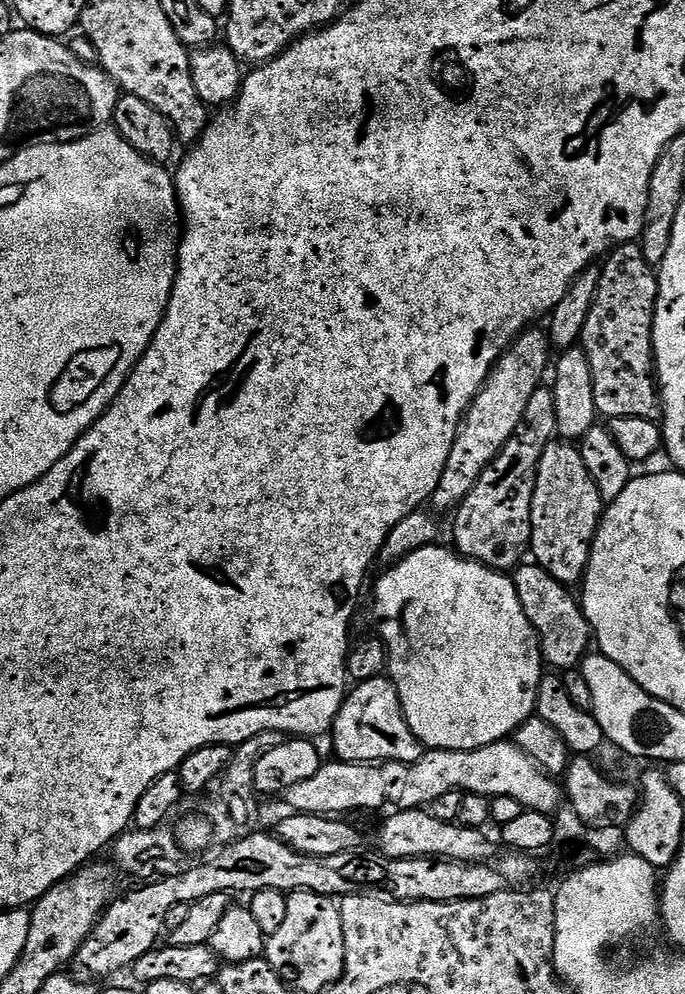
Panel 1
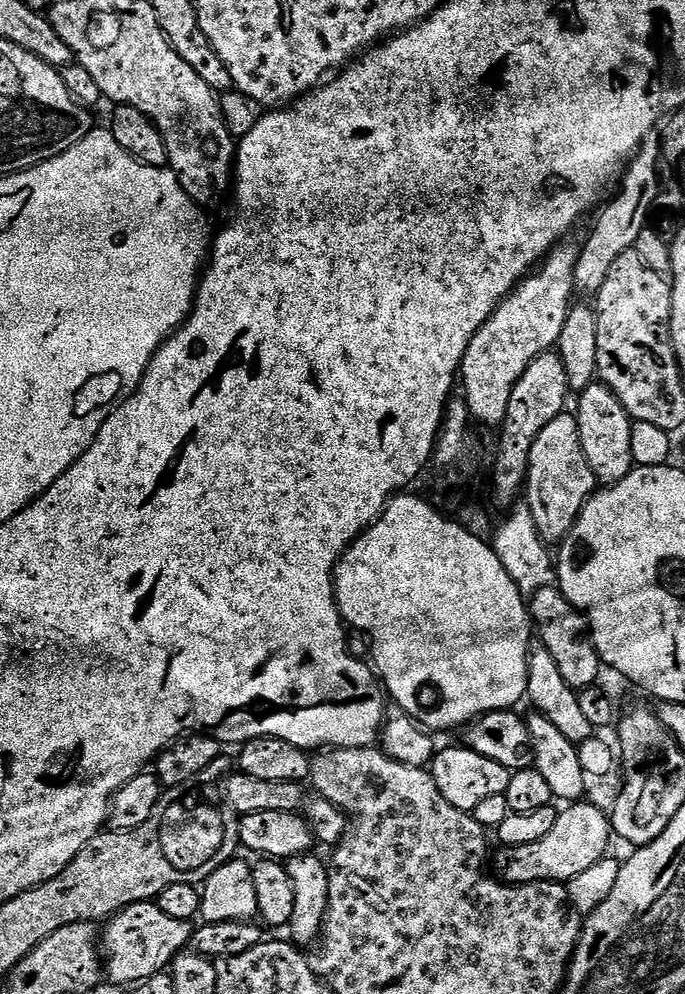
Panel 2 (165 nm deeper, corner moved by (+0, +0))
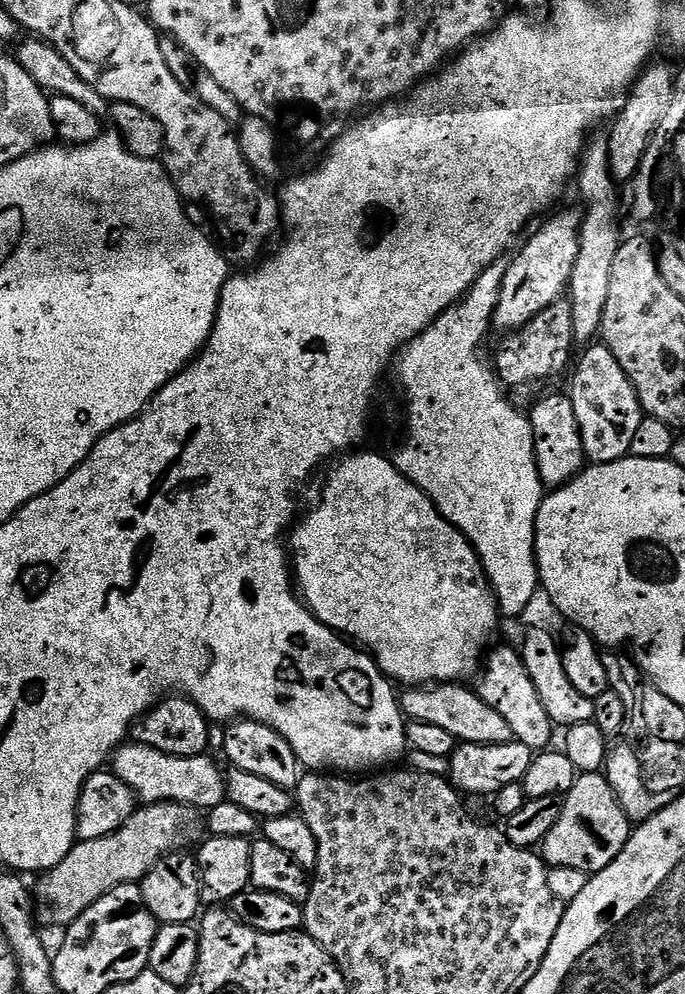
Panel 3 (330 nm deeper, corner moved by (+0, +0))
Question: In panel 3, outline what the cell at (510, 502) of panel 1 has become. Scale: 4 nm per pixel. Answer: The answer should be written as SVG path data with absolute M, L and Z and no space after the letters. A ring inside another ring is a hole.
M567 298L555 300L542 314L538 314L526 325L507 335L500 344L496 356L494 352L494 371L501 383L509 389L520 388L523 384L536 384L556 376L574 360L572 348L577 347L574 338L574 310Z

